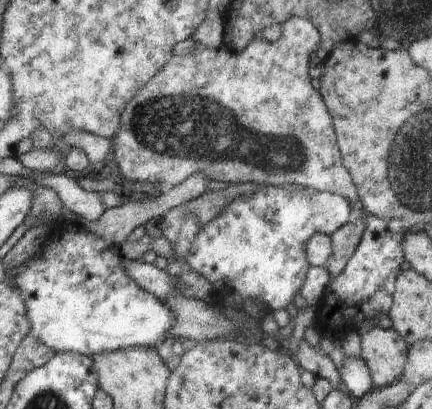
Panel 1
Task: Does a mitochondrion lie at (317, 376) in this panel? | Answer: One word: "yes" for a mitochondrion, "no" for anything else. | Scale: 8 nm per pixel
no

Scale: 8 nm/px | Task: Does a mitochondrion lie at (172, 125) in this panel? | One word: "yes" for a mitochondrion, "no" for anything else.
yes

